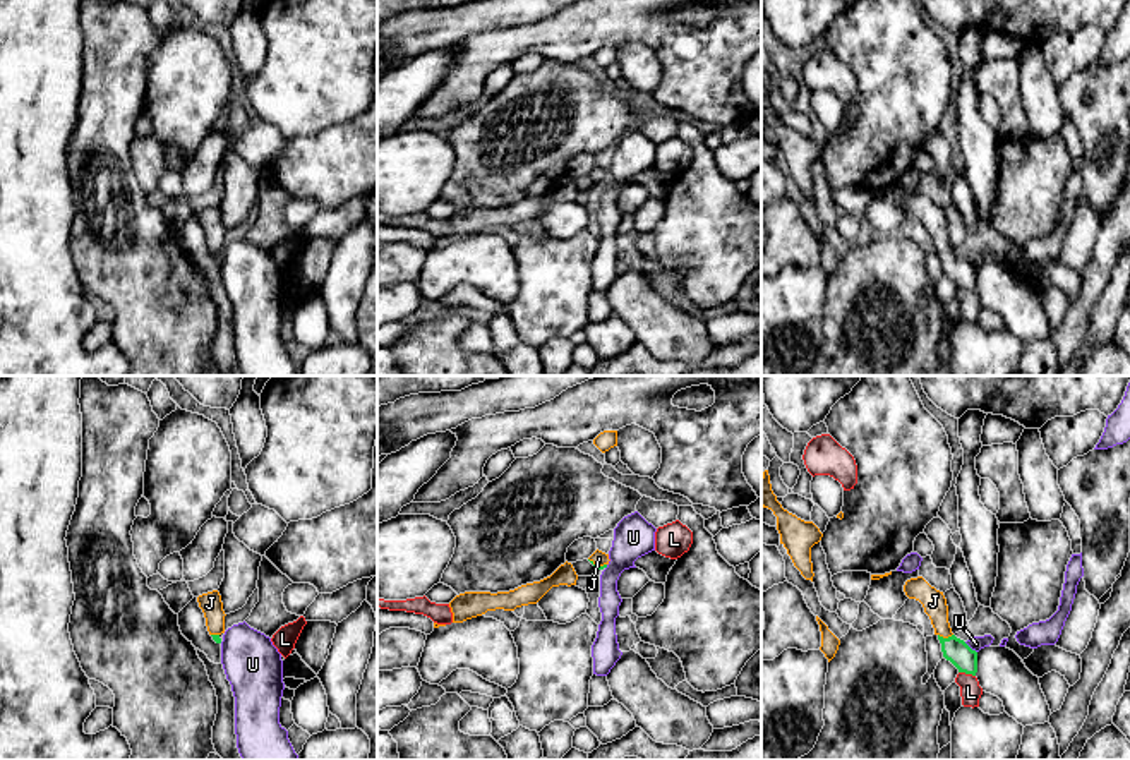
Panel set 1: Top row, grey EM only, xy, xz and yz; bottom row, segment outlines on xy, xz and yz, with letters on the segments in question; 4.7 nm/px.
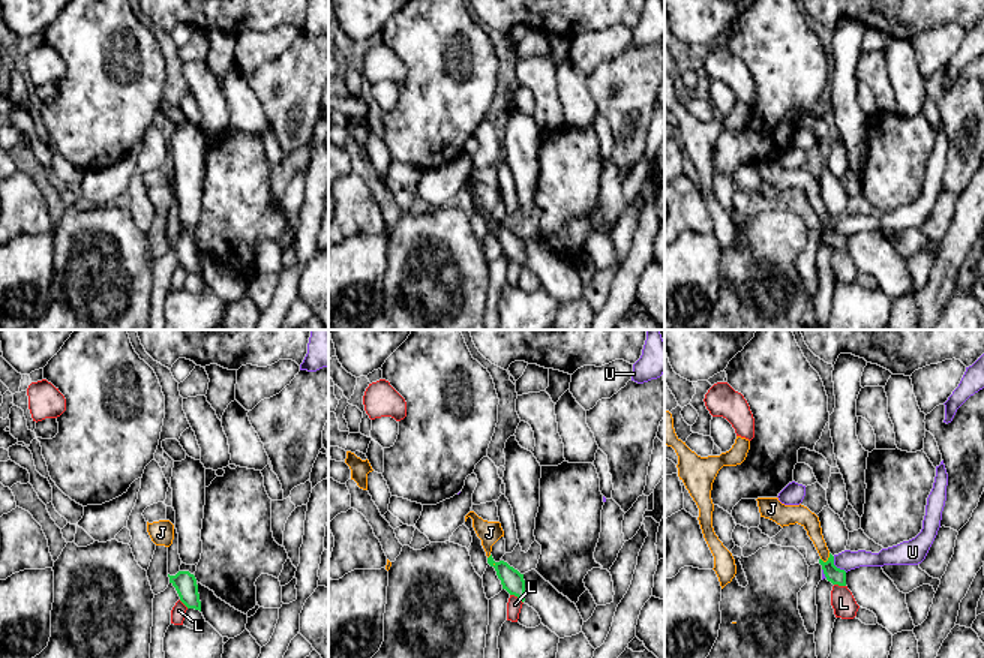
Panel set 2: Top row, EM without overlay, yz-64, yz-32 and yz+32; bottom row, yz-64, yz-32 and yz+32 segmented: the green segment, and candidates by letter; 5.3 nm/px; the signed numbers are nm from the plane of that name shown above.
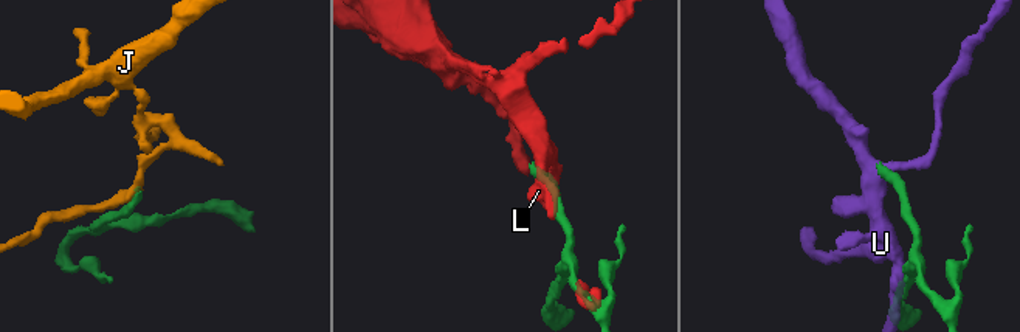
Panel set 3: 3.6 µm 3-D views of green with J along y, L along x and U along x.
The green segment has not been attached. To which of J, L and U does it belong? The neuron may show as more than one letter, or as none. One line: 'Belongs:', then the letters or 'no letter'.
Belongs: J

